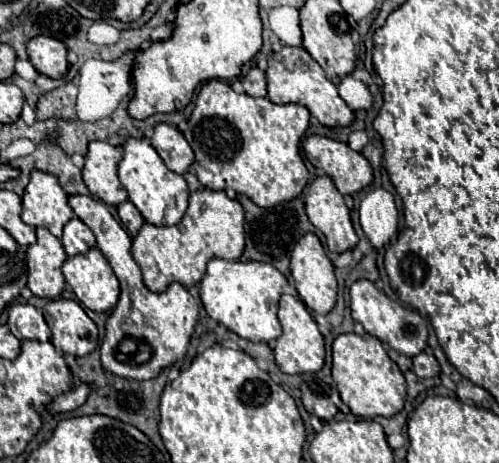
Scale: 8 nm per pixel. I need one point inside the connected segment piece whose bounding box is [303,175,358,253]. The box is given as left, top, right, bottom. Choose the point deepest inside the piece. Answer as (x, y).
(325, 207)

